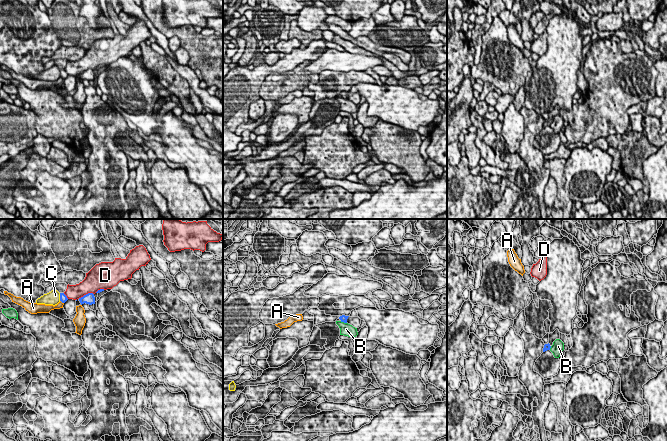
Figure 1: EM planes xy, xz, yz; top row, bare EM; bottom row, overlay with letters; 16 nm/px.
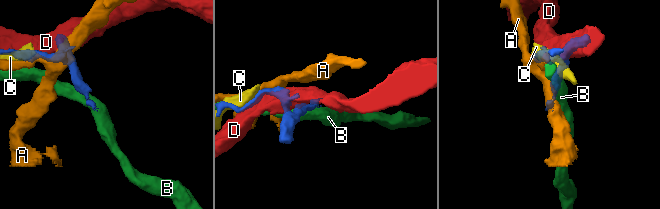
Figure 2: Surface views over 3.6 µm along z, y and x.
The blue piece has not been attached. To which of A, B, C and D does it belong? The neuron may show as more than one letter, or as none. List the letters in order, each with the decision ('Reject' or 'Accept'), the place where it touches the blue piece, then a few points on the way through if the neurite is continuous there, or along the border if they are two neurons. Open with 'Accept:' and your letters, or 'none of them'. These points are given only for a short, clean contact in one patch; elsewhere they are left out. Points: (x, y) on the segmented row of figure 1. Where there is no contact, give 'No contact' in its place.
Accept: none of them
A: Reject. Touches blue at xy (62, 302). Boundary: xy (60, 300), (63, 303)
B: Reject. Touches blue at xz (343, 321)
C: Reject. Touches blue at xy (60, 297)
D: Reject. Touches blue at xy (85, 295)

